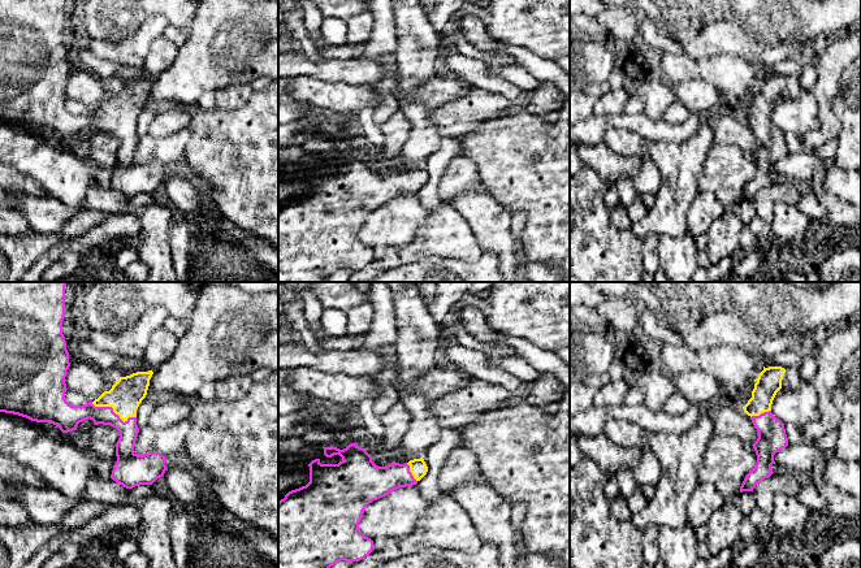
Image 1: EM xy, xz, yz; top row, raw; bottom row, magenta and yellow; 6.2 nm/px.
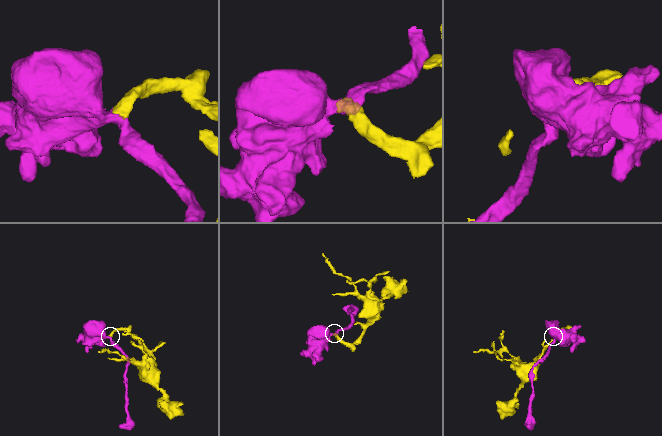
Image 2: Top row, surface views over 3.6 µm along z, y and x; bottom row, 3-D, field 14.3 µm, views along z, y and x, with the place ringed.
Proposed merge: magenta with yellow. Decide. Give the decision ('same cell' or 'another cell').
same cell

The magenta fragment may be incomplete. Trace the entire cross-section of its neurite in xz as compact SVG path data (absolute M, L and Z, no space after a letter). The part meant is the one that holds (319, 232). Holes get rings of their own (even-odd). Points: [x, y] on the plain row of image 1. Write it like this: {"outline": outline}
{"outline": "M355 152L343 159L323 157L326 166L339 164L342 169L338 173L312 169L310 191L278 211L278 282L326 282L341 269L352 272L368 265L375 253L359 238L365 216L399 196L416 194L428 181L423 166L378 175L367 159Z"}

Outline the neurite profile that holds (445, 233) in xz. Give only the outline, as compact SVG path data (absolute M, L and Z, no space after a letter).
M441 203L397 253L402 263L419 261L429 256L476 261L483 250L460 212L449 203Z

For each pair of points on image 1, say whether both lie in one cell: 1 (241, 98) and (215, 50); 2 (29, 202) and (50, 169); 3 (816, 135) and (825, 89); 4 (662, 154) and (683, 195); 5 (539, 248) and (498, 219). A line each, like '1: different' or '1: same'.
1: different
2: different
3: same
4: same
5: different

